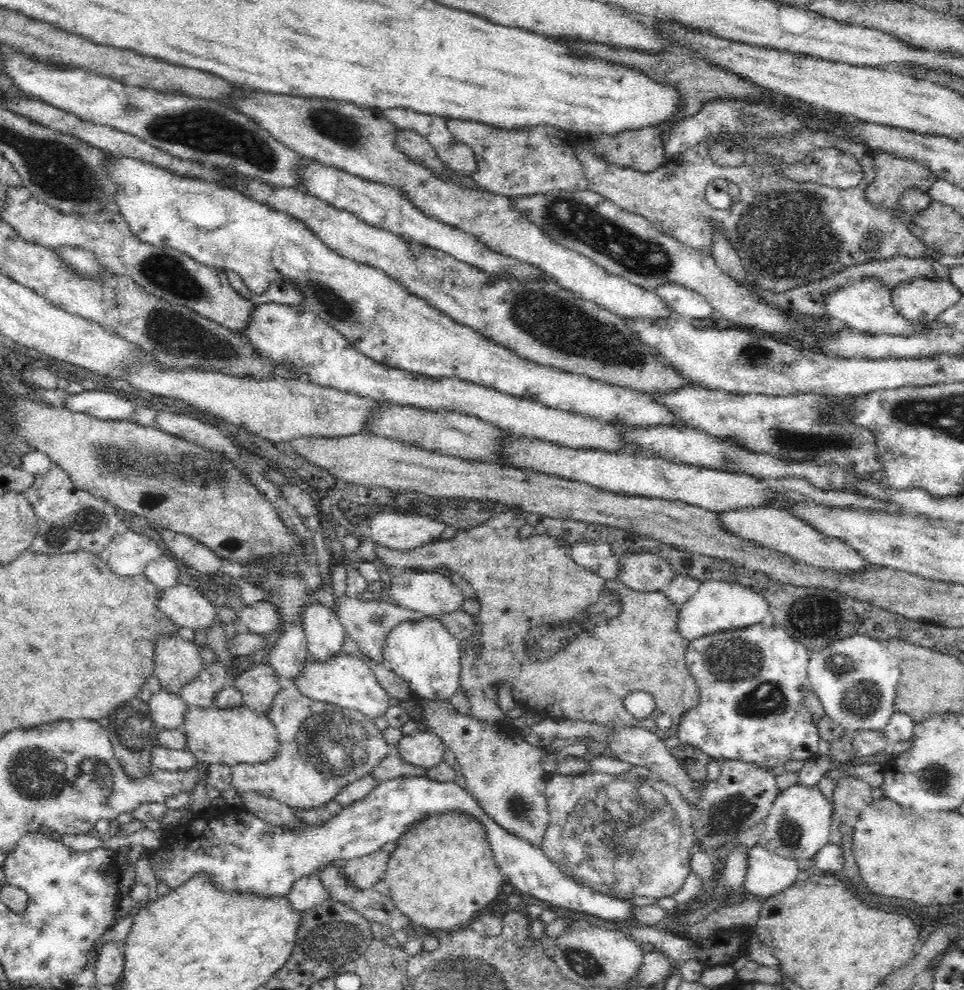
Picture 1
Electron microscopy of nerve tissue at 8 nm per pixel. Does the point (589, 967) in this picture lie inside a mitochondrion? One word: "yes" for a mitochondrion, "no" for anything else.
yes

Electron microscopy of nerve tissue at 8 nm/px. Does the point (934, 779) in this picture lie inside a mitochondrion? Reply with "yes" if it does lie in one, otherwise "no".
yes

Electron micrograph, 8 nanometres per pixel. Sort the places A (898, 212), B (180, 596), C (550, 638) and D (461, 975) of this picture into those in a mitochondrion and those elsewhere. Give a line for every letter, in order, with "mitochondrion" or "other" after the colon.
A: other
B: other
C: mitochondrion
D: mitochondrion

